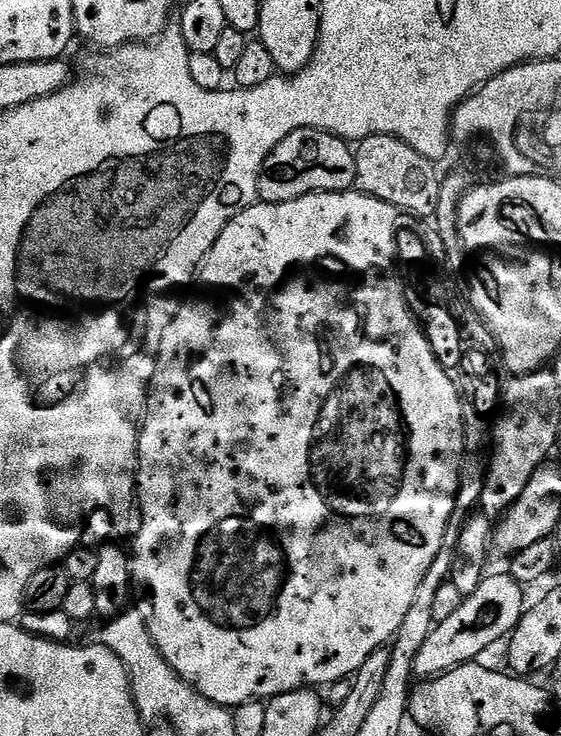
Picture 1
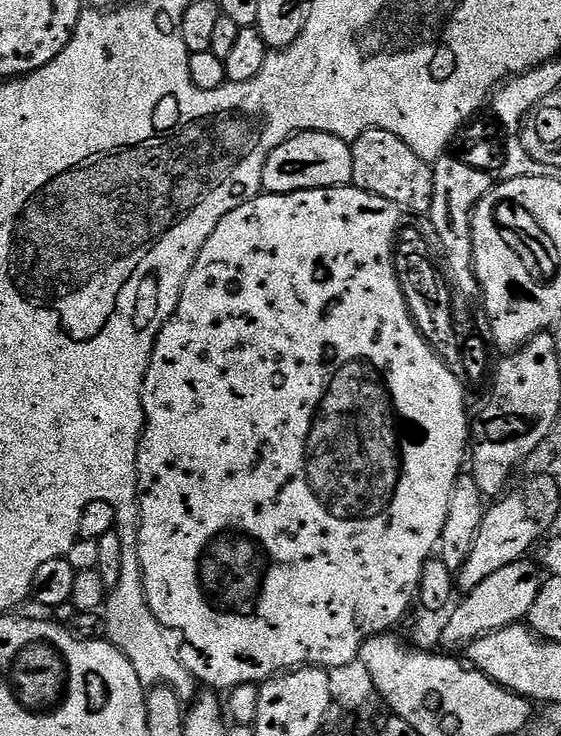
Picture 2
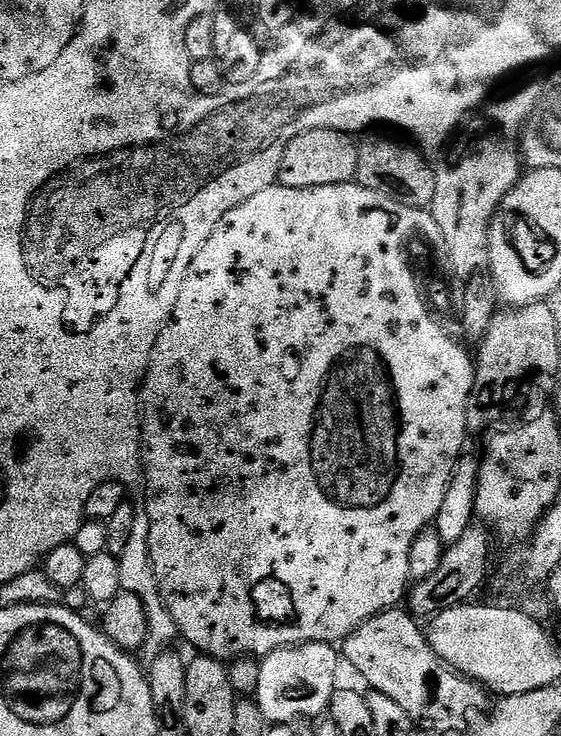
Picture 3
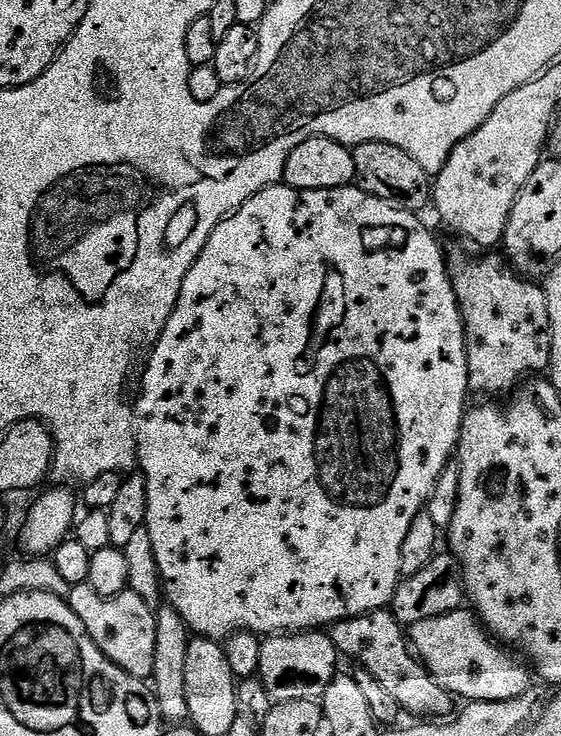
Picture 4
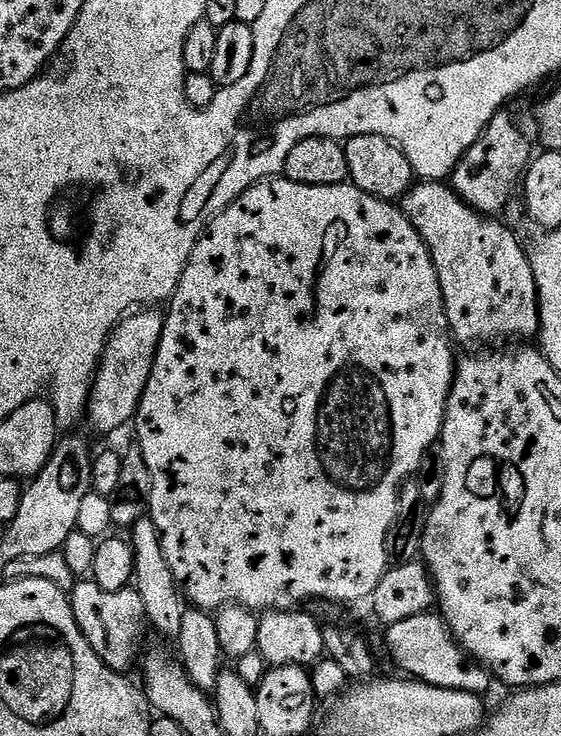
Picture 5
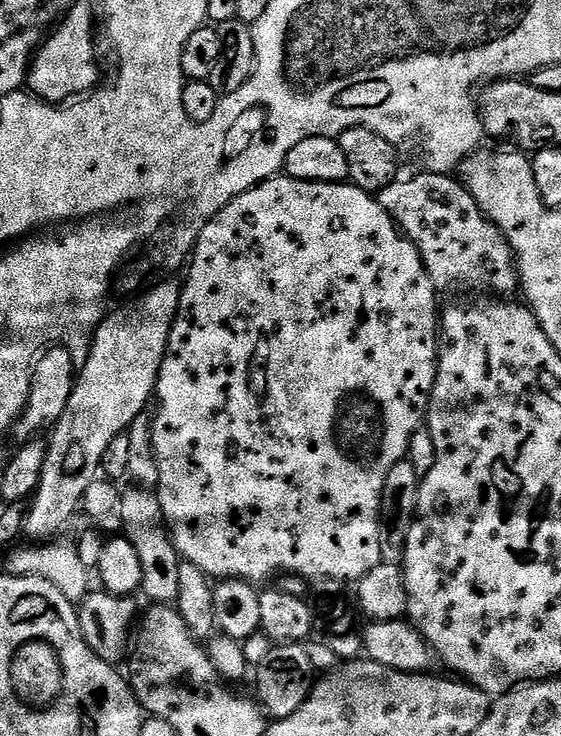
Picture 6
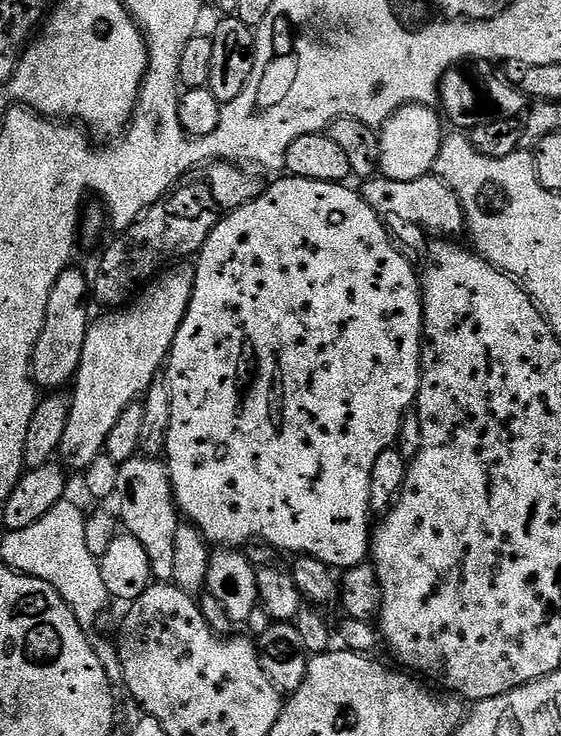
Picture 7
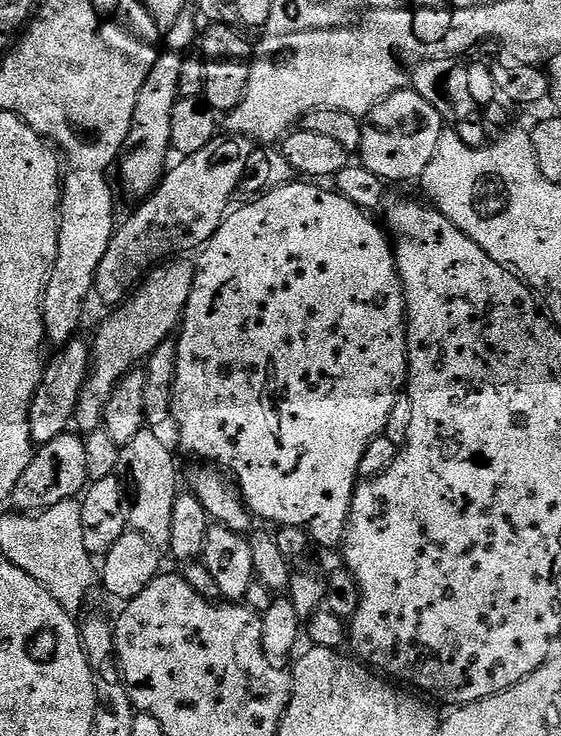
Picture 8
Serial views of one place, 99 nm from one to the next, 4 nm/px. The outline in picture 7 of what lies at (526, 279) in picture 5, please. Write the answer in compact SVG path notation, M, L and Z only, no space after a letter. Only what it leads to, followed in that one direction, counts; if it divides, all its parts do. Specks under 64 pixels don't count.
M379 174L365 179L364 185L359 185L358 191L364 201L371 206L381 217L393 216L404 224L413 224L424 232L433 232L436 238L452 238L455 232L463 233L466 225L464 211L454 194L434 174L418 178L414 182L394 182L390 178Z

